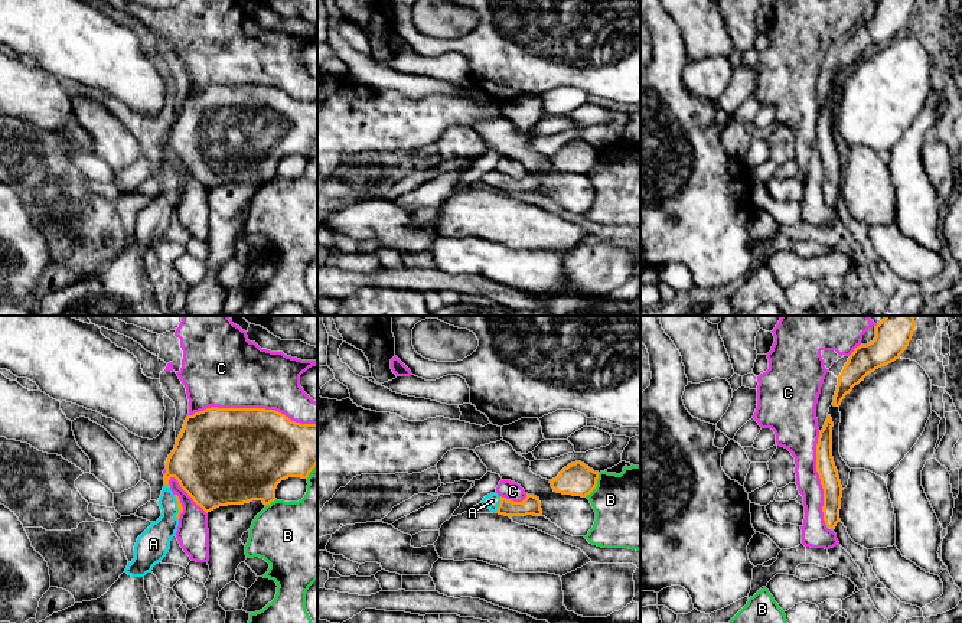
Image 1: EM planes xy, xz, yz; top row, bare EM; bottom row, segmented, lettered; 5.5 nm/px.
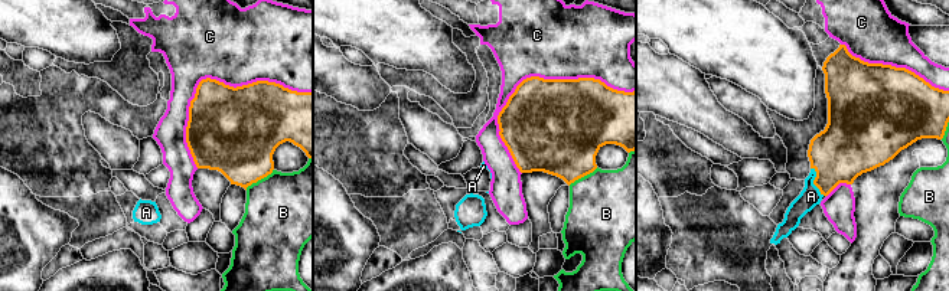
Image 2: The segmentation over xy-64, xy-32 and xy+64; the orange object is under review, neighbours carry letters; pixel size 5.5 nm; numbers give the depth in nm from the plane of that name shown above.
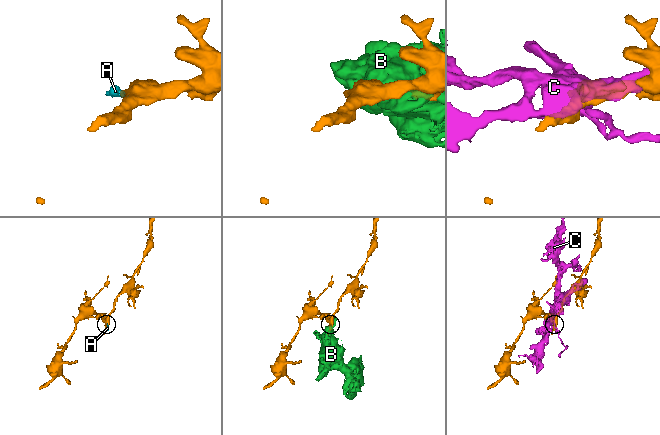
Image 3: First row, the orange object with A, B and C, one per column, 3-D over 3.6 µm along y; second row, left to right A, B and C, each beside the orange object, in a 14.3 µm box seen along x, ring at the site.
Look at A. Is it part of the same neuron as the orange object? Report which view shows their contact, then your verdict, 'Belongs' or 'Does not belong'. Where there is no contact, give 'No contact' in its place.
Touches orange in xz. Belongs

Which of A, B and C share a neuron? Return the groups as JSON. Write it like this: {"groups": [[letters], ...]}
{"groups": [["A"], ["B"], ["C"]]}

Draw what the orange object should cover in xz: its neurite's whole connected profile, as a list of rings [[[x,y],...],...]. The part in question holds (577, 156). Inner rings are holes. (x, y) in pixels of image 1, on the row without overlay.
[[[575,138],[564,144],[550,160],[557,170],[586,174],[596,166],[597,156],[599,149],[581,138]]]

